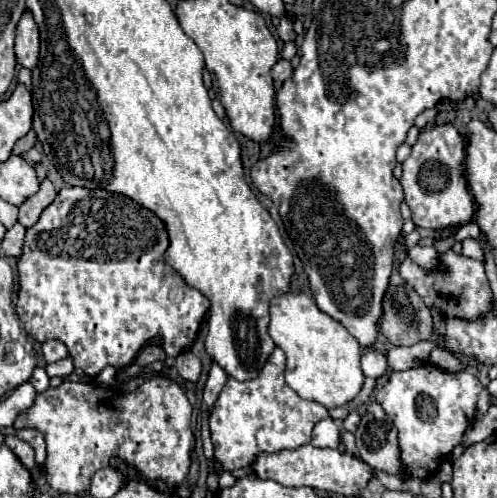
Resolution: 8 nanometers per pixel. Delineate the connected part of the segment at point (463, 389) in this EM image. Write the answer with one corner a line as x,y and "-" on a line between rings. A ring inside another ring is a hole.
425,363
405,371
391,371
389,381
377,391
377,403
393,417
399,429
401,459
411,477
429,479
435,475
437,467
461,443
463,433
473,423
481,391
481,381
467,369
449,373

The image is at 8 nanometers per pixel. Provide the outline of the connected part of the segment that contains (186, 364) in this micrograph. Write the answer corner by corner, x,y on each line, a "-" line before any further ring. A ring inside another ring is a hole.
183,351
177,357
177,371
185,381
197,383
199,375
201,375
201,361
191,351

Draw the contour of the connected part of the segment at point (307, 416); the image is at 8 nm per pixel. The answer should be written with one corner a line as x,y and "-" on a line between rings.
275,347
255,379
227,379
209,417
215,457
221,461
223,469
239,469
239,461
247,461
247,465
251,465
261,453
279,453
281,449
297,449
307,445
311,443
313,425
329,417
329,411
323,405
301,399
285,383
283,371
285,353

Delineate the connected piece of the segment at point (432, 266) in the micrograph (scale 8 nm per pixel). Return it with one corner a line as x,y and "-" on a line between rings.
415,245
413,249
409,249
409,257
411,257
419,267
423,267
425,271
435,271
437,265
439,265
437,253
435,253
433,247
419,247
419,245

